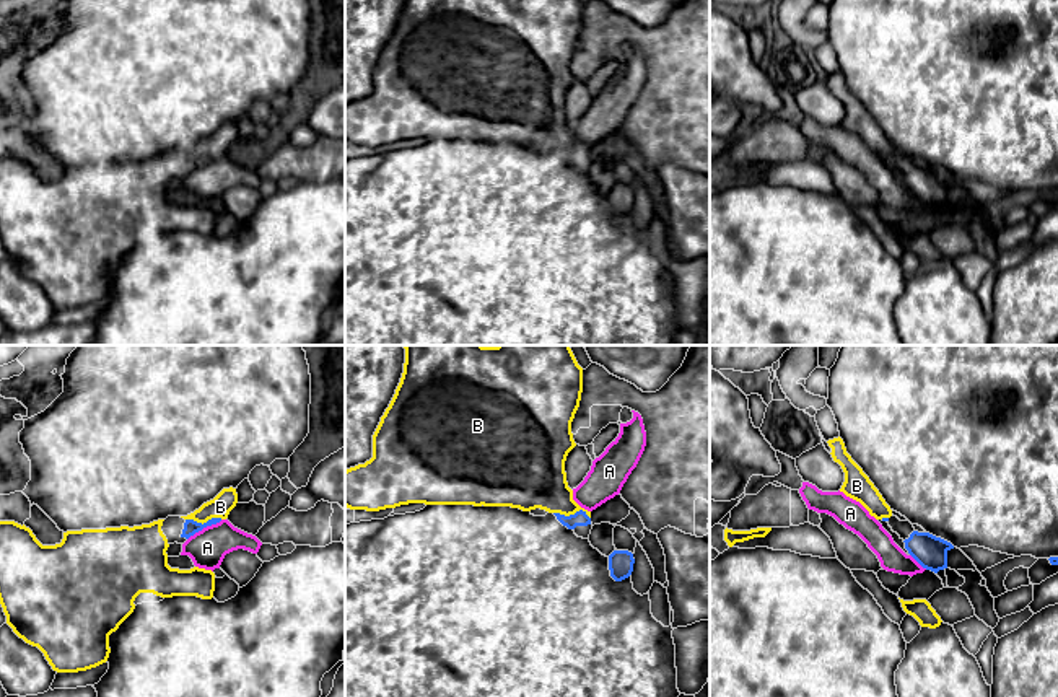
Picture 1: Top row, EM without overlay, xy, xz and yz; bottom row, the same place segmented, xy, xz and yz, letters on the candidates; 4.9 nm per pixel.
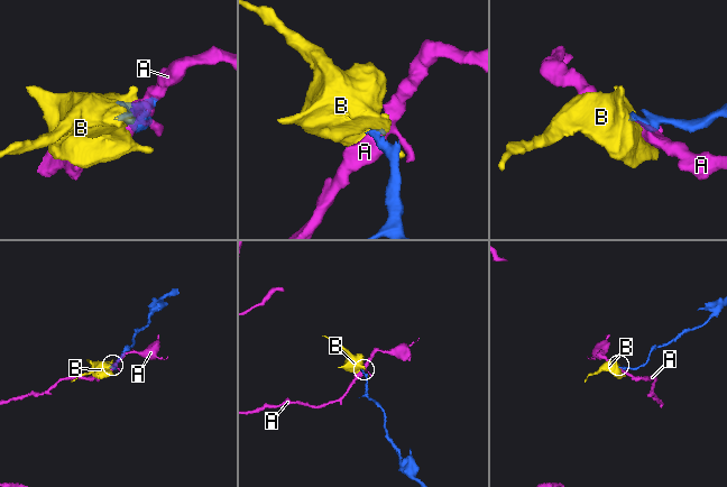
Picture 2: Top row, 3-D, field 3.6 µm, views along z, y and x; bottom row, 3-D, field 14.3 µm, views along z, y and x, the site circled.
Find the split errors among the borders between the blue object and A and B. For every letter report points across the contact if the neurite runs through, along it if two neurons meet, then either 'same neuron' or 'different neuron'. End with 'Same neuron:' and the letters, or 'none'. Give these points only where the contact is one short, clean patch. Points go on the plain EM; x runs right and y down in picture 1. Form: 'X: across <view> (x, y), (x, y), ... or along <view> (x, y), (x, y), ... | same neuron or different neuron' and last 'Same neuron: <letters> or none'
A: along xy (222, 155), (204, 162), (187, 175) | different neuron
B: across xz (580, 153), (572, 150), (536, 114) | same neuron
Same neuron: B

